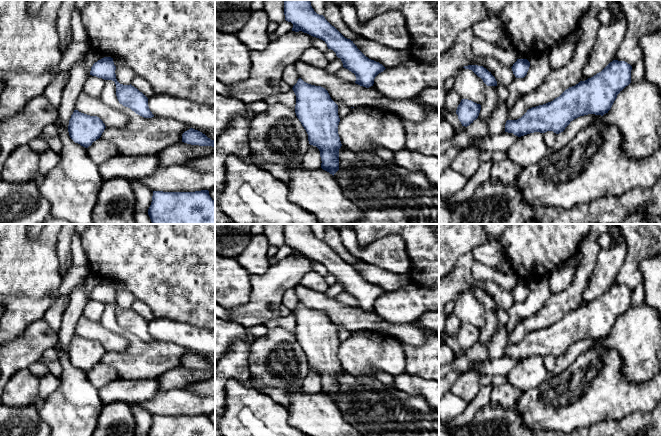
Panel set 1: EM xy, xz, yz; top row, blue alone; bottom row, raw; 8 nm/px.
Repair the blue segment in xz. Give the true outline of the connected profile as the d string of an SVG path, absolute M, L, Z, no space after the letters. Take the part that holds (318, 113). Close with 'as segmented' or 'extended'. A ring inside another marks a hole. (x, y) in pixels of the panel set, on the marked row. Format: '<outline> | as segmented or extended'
M301 78L292 89L296 95L295 113L308 134L309 144L319 149L321 168L334 176L339 170L339 149L342 146L338 134L340 122L338 105L331 99L325 88L308 84Z | as segmented

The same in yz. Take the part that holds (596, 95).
M613 60L601 72L566 89L559 97L532 107L517 120L507 120L505 132L521 137L553 131L559 134L574 119L608 113L617 95L631 83L632 66Z | as segmented

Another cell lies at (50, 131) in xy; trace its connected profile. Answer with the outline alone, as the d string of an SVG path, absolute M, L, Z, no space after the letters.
M50 124L47 127L45 127L41 134L43 138L53 138L58 136L58 128L55 124Z

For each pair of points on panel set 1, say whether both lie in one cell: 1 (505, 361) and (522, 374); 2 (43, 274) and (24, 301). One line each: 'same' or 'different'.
1: different
2: same

